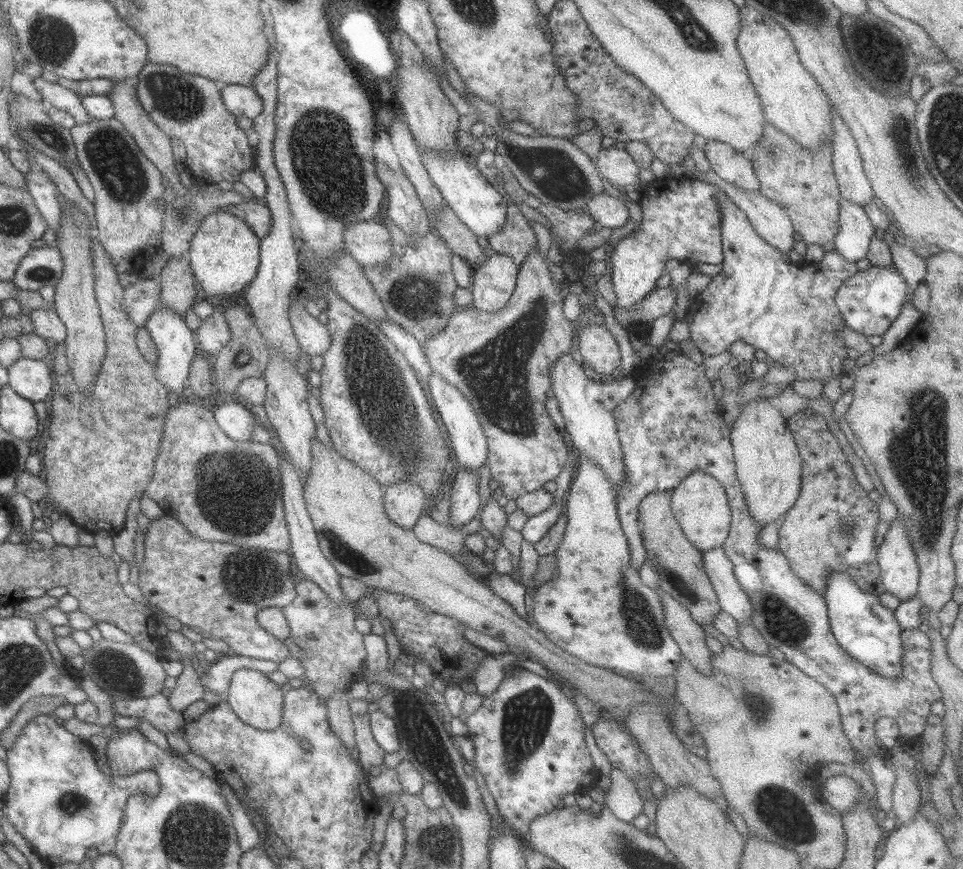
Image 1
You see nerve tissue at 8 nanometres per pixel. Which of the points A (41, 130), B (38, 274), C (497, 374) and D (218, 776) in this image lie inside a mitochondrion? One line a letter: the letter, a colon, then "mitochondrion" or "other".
A: other
B: mitochondrion
C: mitochondrion
D: other

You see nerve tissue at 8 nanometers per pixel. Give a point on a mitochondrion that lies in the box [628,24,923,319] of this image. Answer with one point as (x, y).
(883, 58)

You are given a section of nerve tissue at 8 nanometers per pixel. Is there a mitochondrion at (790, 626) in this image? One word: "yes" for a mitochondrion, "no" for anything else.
yes

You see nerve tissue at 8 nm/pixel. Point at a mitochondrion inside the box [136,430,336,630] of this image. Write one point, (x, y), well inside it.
(235, 498)

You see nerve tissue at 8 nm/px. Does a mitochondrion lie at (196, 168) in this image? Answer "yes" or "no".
no

